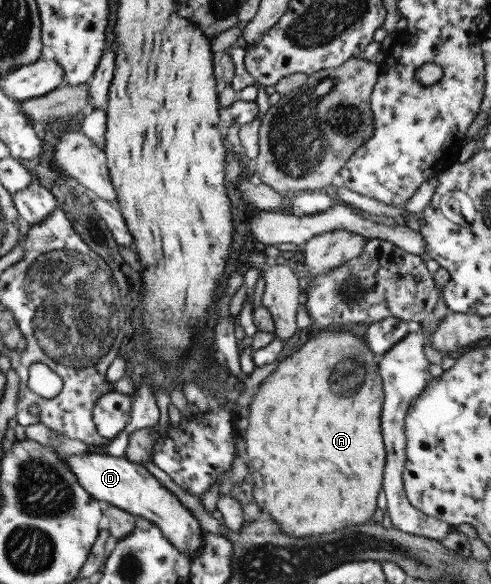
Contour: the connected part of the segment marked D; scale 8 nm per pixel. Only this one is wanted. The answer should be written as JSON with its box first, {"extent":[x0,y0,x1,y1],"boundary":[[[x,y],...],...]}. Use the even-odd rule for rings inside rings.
{"extent":[62,454,201,564],"boundary":[[[102,454],[62,456],[64,466],[73,472],[77,484],[81,485],[96,501],[103,500],[134,517],[149,520],[162,531],[163,537],[189,557],[189,564],[199,555],[201,542],[200,526],[169,490],[163,487],[142,465],[123,458]]]}

